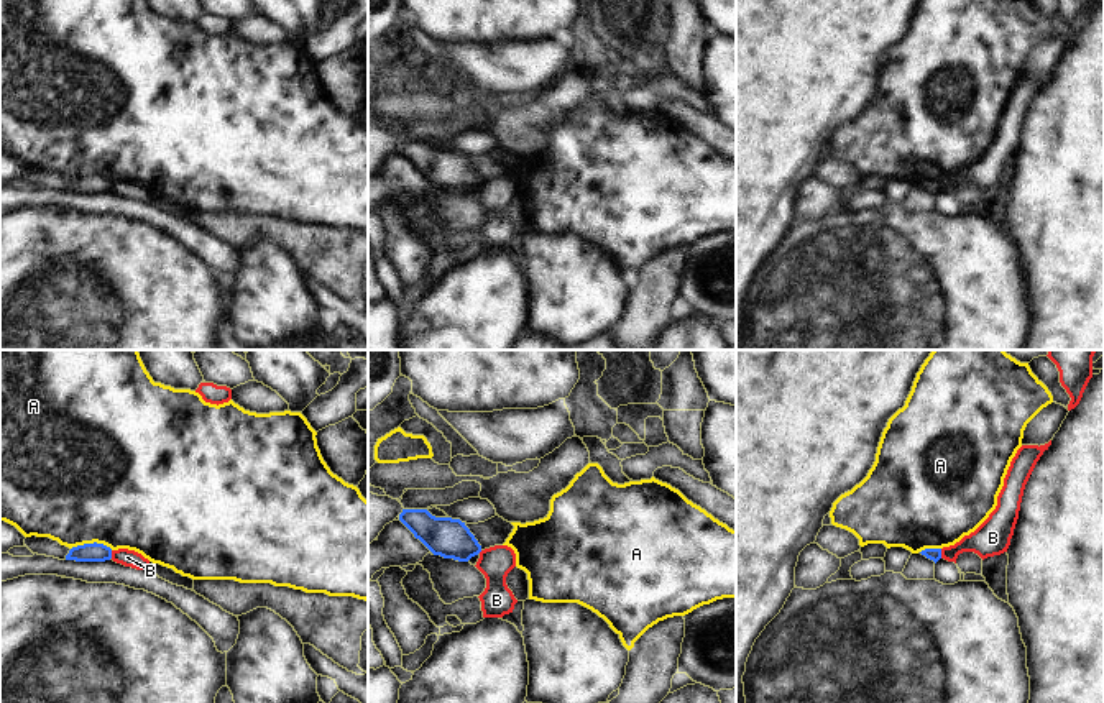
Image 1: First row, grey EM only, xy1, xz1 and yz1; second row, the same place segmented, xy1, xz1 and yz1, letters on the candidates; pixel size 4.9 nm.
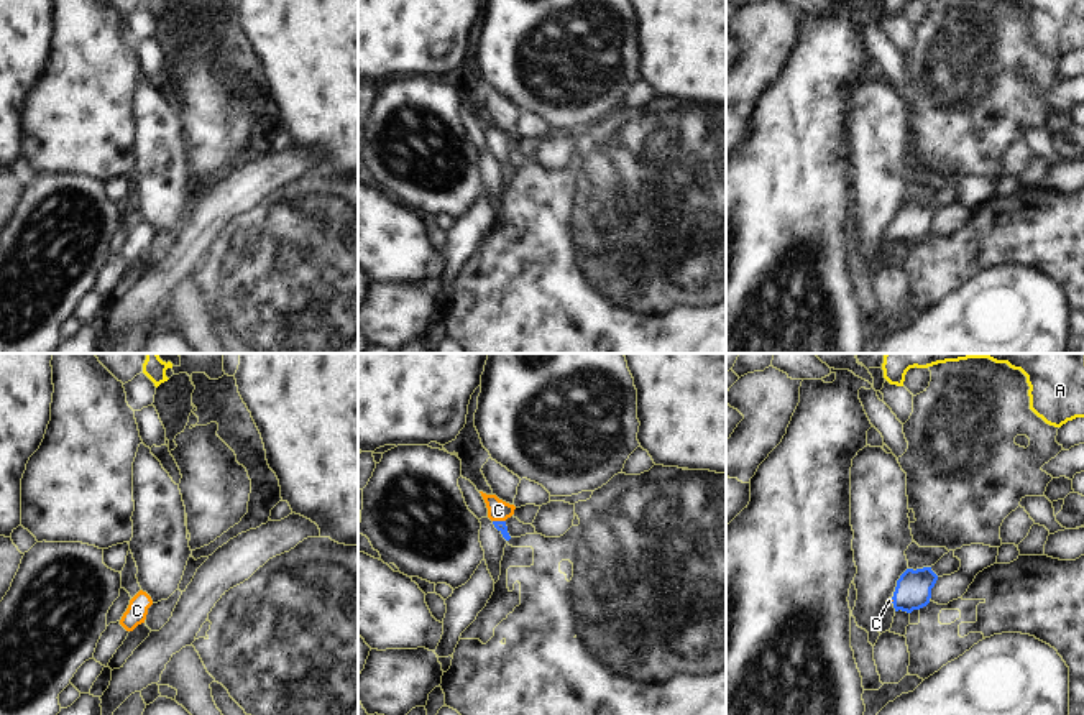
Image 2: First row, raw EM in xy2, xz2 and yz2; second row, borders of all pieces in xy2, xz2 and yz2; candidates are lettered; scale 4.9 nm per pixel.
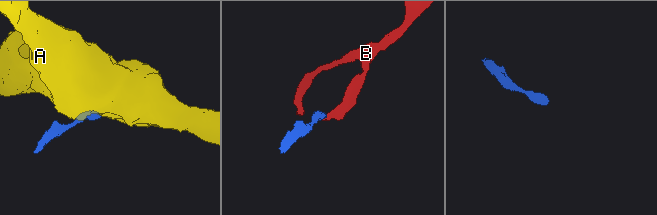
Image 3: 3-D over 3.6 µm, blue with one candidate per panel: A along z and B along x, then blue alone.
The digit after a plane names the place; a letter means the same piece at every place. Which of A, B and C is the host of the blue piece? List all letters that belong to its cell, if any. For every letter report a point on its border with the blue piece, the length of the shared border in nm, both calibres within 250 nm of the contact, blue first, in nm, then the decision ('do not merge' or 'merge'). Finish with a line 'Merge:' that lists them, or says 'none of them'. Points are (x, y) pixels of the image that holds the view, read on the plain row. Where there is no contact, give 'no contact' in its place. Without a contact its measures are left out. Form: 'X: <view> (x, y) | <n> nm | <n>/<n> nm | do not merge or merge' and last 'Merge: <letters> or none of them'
A: xy1 (92, 176) | 200 nm | 100/480 nm | do not merge
B: yz1 (940, 186) | 50 nm | 60/160 nm | do not merge
C: xz2 (500, 153) | 60 nm | 50/110 nm | merge
Merge: C

